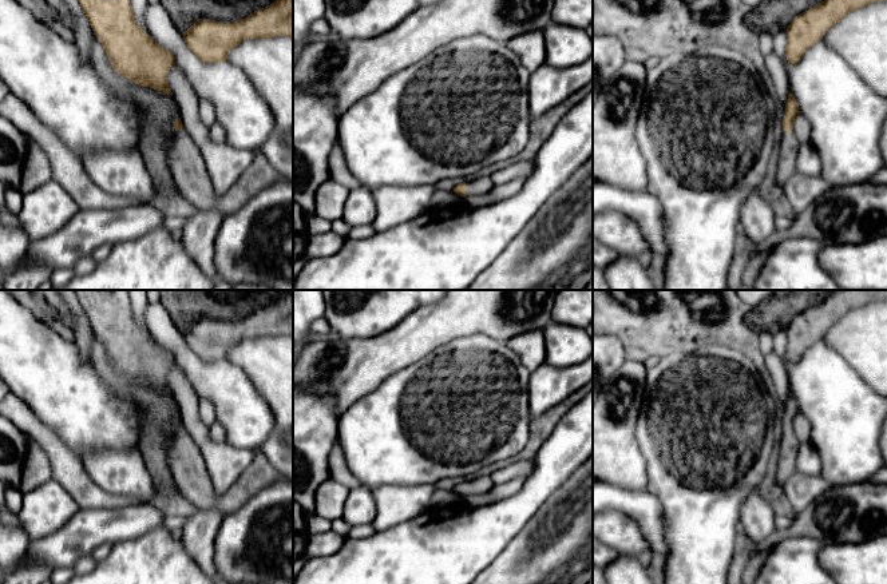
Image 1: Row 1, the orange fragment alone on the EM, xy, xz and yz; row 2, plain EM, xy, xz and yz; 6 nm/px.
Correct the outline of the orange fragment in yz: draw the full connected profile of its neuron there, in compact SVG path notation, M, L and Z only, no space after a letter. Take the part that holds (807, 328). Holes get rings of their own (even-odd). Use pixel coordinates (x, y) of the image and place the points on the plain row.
M835 290L824 301L797 314L787 326L788 362L797 362L847 313L876 299L887 299L887 290Z

